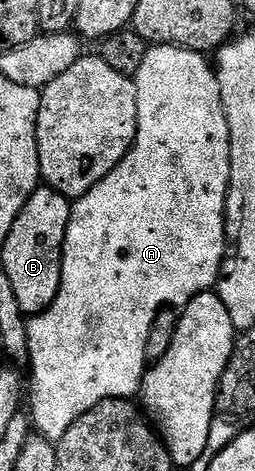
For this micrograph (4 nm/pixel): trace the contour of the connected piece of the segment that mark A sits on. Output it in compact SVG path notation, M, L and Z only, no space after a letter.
M169 43L149 46L146 58L135 73L136 92L138 93L138 129L136 139L132 143L130 161L119 163L115 169L90 193L72 203L70 225L66 229L64 256L62 257L62 285L58 289L58 297L50 309L40 315L33 315L27 320L29 337L29 359L32 367L30 375L30 422L39 434L46 438L59 441L94 405L107 399L132 399L140 390L140 382L144 380L146 370L146 337L150 337L150 325L154 325L154 317L165 309L182 309L196 295L203 291L211 291L220 280L220 268L224 266L224 256L229 250L226 237L224 214L226 213L226 193L230 185L230 125L226 125L226 113L222 109L220 86L211 62L208 63L203 54L185 47L172 47Z

